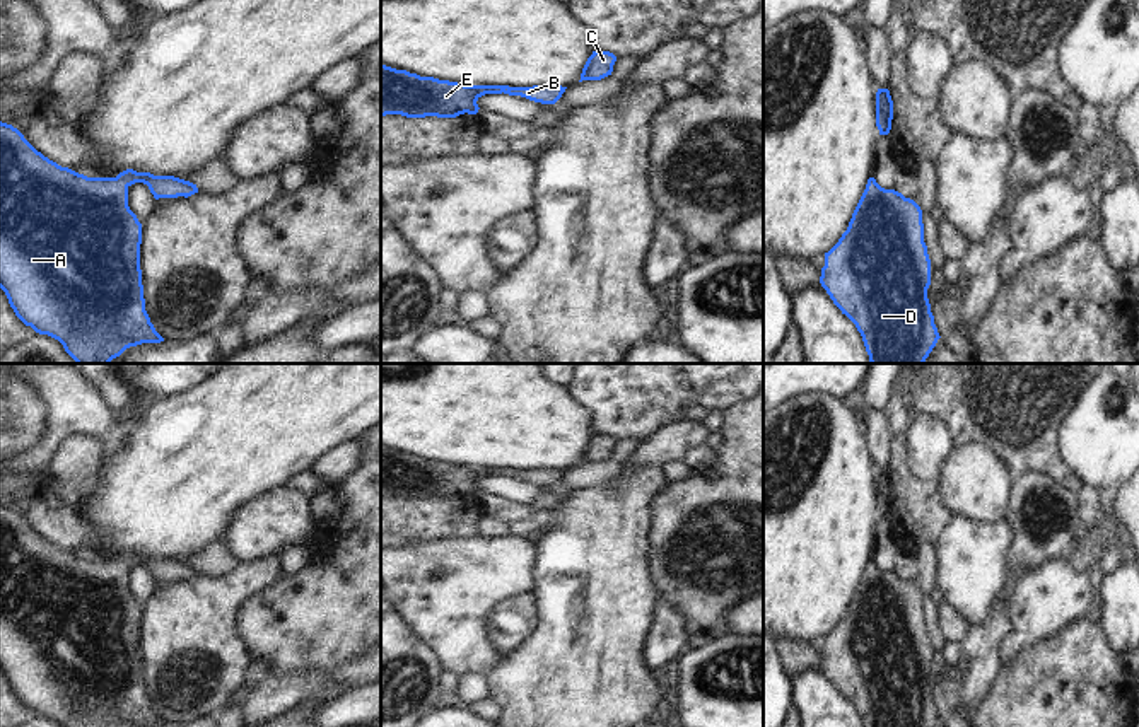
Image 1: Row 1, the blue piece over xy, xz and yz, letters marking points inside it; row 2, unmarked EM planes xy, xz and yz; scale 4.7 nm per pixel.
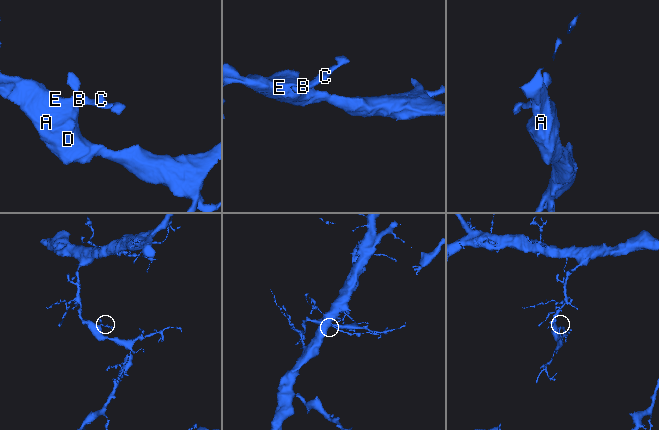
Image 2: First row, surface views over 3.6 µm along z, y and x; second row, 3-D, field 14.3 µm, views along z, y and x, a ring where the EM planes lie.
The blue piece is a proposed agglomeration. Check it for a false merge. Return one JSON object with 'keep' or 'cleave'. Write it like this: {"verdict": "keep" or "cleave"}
{"verdict": "keep"}

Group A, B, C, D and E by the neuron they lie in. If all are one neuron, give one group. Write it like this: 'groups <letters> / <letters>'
groups A B C D E

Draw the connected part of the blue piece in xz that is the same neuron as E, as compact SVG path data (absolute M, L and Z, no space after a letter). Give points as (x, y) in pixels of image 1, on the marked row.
M381 63L381 116L456 118L476 114L476 101L485 94L521 96L541 104L555 104L567 87L562 85L464 85L434 77L420 77Z

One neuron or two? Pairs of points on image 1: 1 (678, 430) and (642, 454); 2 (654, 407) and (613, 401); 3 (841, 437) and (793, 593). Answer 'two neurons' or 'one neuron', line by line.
1: one neuron
2: one neuron
3: one neuron

